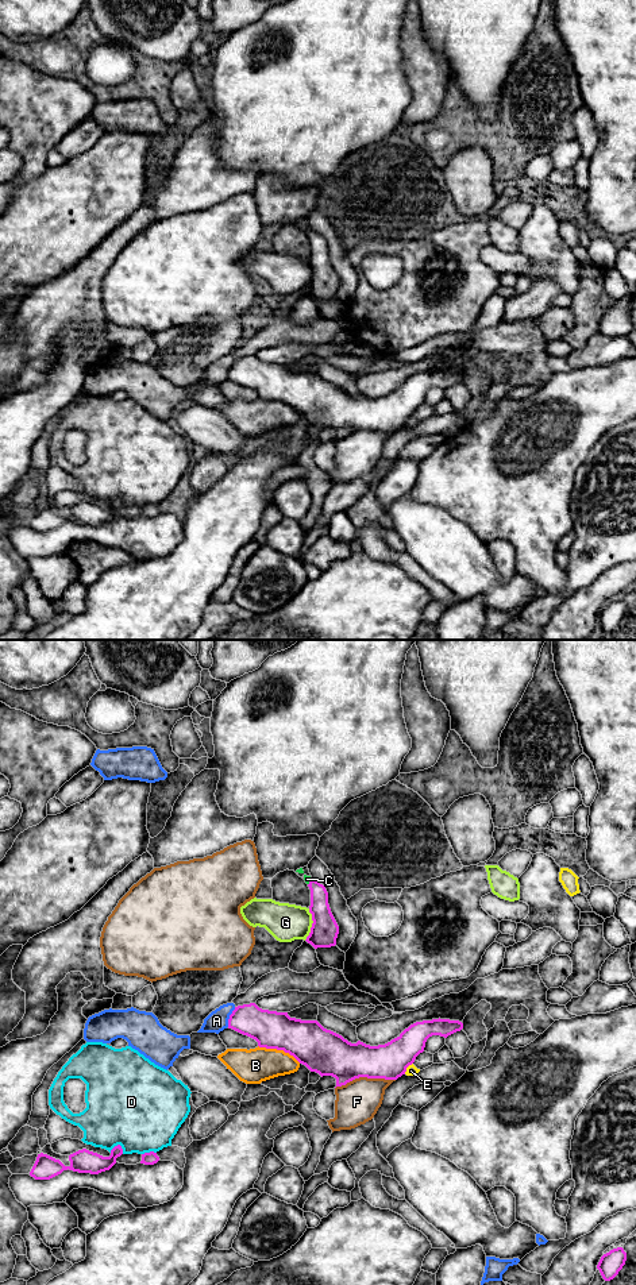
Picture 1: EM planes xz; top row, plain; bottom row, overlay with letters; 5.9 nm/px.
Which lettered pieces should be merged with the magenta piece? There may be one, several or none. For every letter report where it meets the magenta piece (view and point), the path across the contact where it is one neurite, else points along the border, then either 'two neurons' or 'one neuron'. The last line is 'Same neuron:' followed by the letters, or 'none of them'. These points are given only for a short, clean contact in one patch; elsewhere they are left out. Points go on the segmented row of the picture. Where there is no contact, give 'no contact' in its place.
A: meets magenta in xz at (230, 1017); two neurons
B: meets magenta in xz at (280, 1049); two neurons
C: meets magenta in xz at (309, 882); runs through xz (323, 919), (318, 890), (309, 882), (307, 879); one neuron
D: meets magenta in xz at (118, 1145); two neurons
E: meets magenta in xz at (407, 1067); border along xz (412, 1062), (404, 1073); two neurons
F: meets magenta in xz at (365, 1076); border along xz (394, 1079), (355, 1077), (335, 1088); two neurons
G: meets magenta in xz at (312, 925); border along xz (309, 909), (312, 926), (304, 940); two neurons
Same neuron: C

